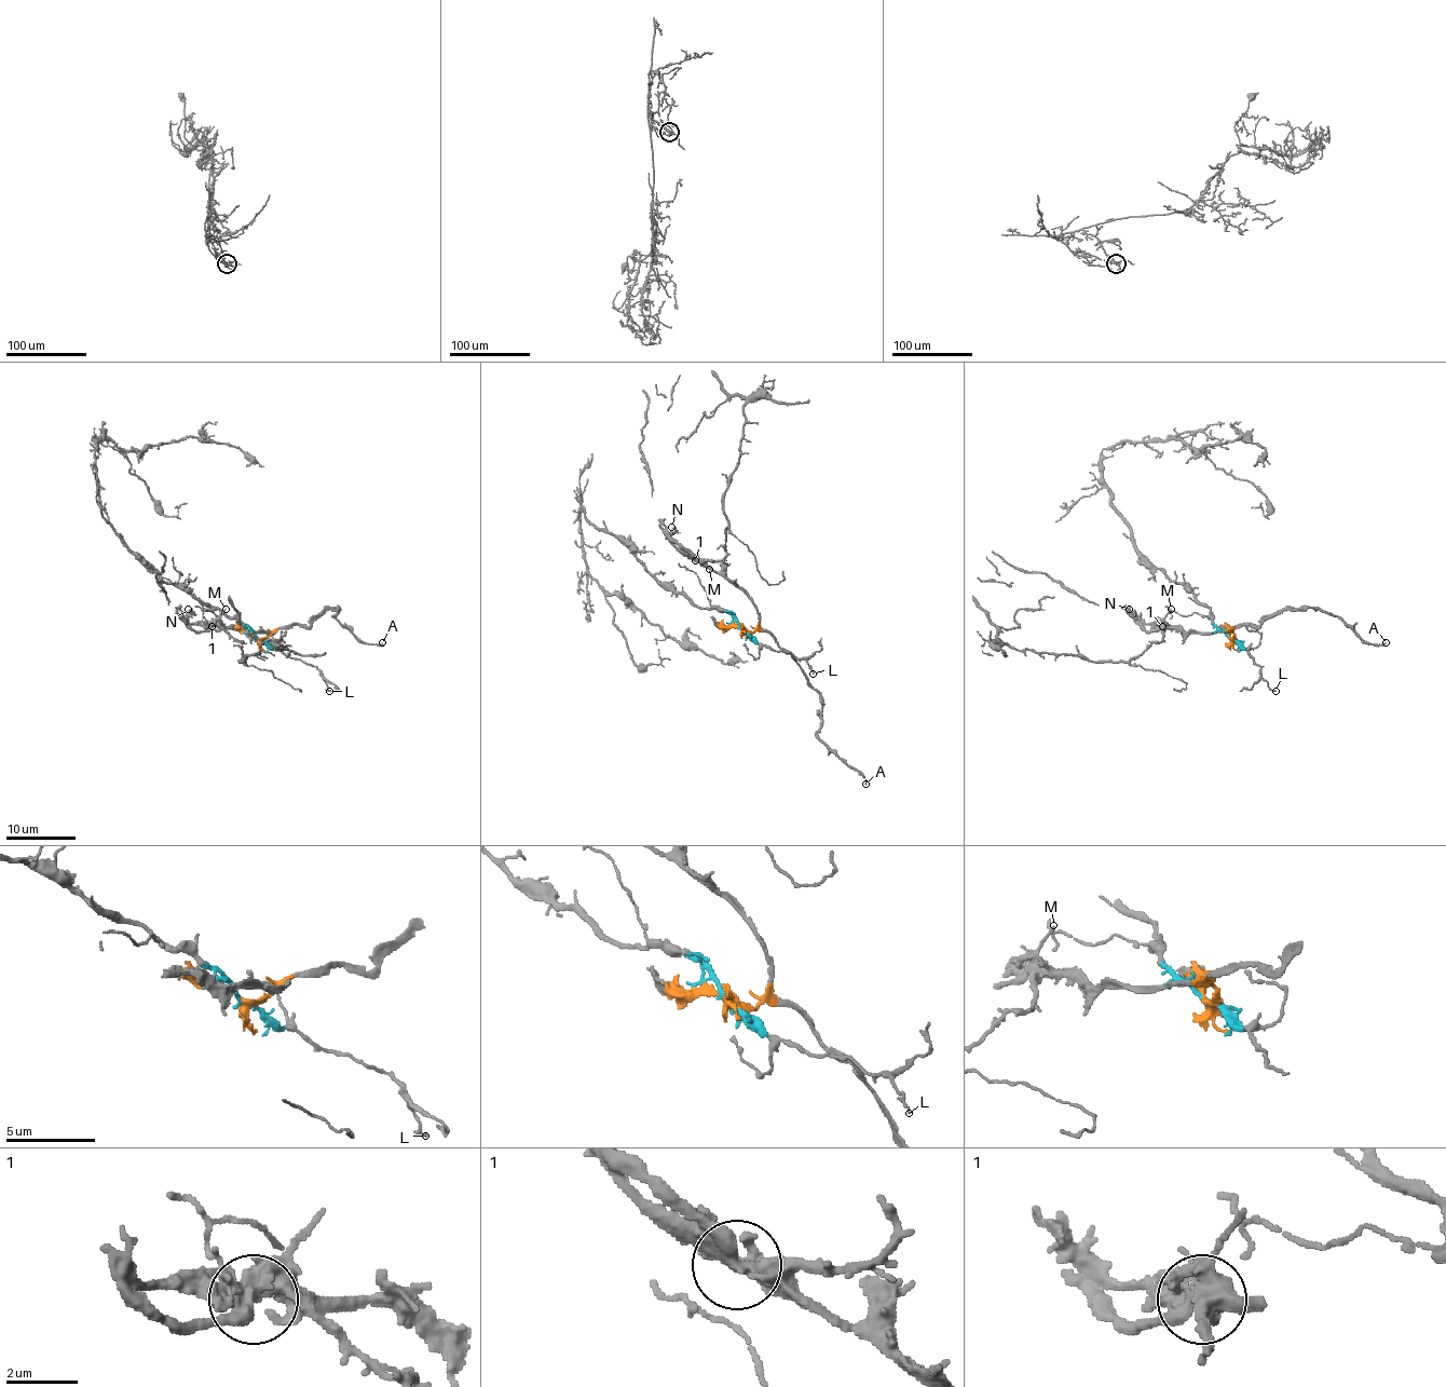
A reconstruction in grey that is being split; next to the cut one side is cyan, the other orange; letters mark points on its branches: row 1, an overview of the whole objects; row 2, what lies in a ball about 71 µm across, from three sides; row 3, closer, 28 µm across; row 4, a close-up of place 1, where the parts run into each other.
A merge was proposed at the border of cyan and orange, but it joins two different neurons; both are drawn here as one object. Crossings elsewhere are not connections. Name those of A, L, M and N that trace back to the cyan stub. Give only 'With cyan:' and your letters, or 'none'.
With cyan: L

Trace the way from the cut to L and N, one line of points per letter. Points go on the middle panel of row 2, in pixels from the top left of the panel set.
L: (739, 628), (775, 651), (803, 658), (814, 674)
N: (739, 628), (755, 628), (755, 603), (722, 575), (689, 558), (671, 539), (671, 527)

